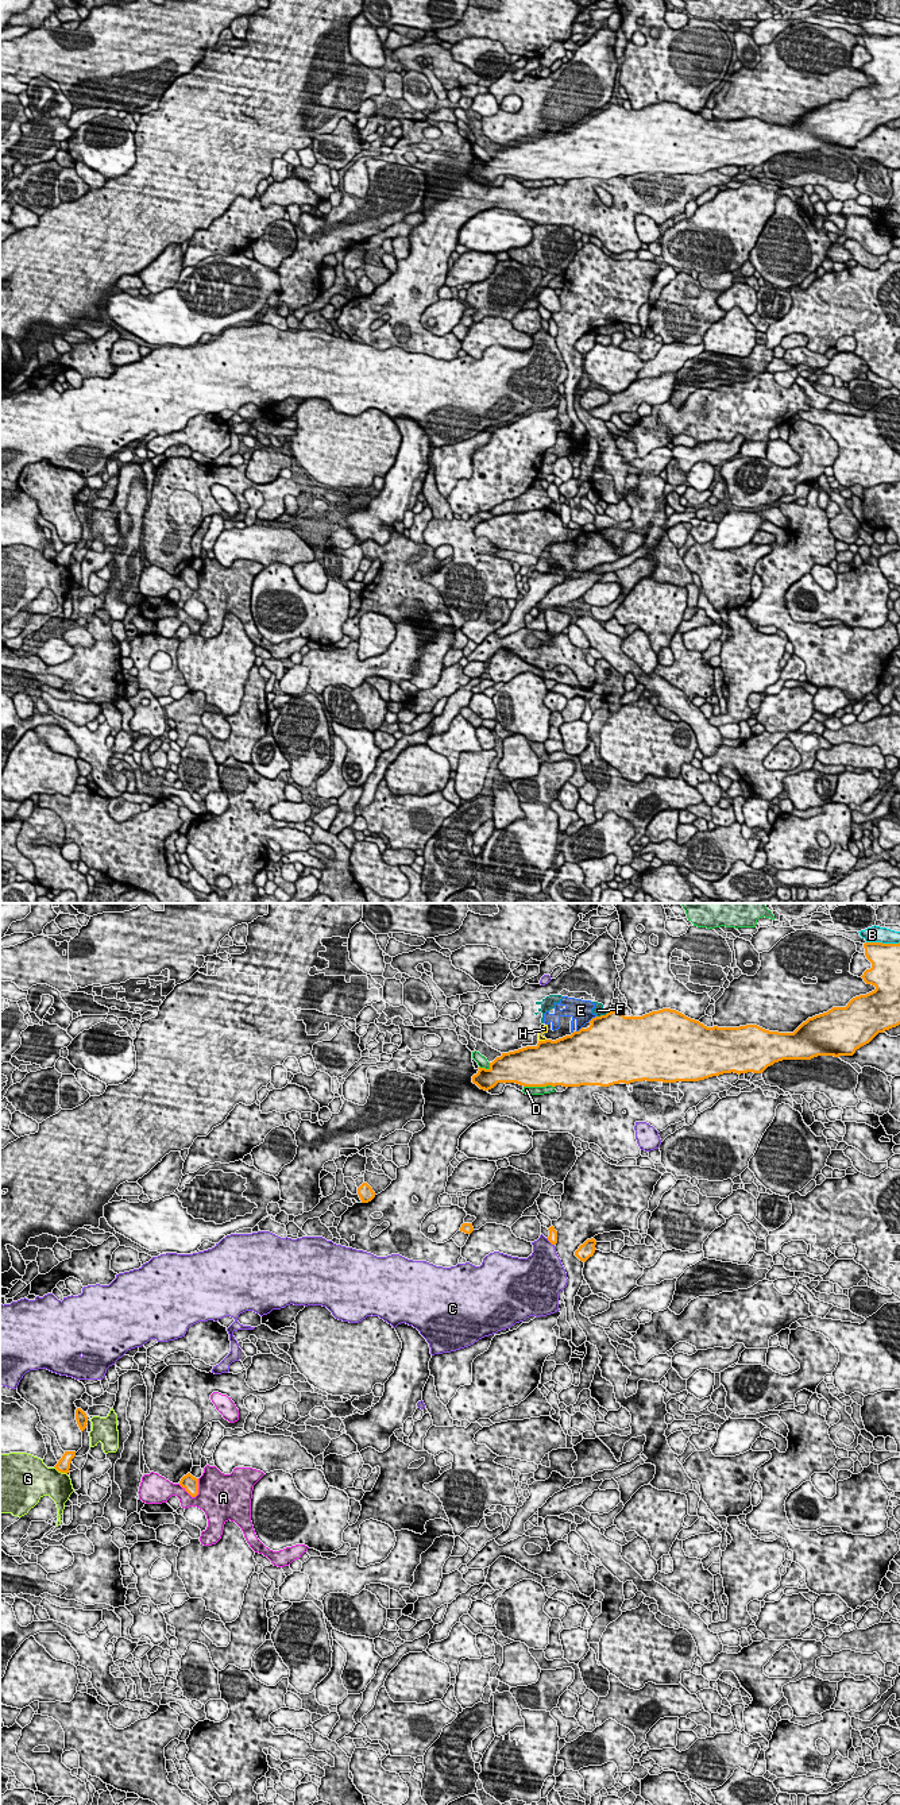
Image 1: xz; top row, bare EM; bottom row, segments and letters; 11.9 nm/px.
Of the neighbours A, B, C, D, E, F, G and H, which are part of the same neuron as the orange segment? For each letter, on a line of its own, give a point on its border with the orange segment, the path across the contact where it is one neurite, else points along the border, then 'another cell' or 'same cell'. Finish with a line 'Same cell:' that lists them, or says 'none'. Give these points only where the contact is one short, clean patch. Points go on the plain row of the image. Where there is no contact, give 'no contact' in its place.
A: contact xz (189, 586); another cell
B: contact xz (881, 35); another cell
C: contact xz (551, 335); another cell
D: contact xz (539, 178); another cell
E: contact xz (593, 111); another cell
F: contact xz (602, 108); another cell
G: contact xz (61, 564); another cell
H: contact xz (541, 134); another cell
Same cell: none

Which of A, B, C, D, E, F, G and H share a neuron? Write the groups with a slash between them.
A / B / C / D / E F H / G

